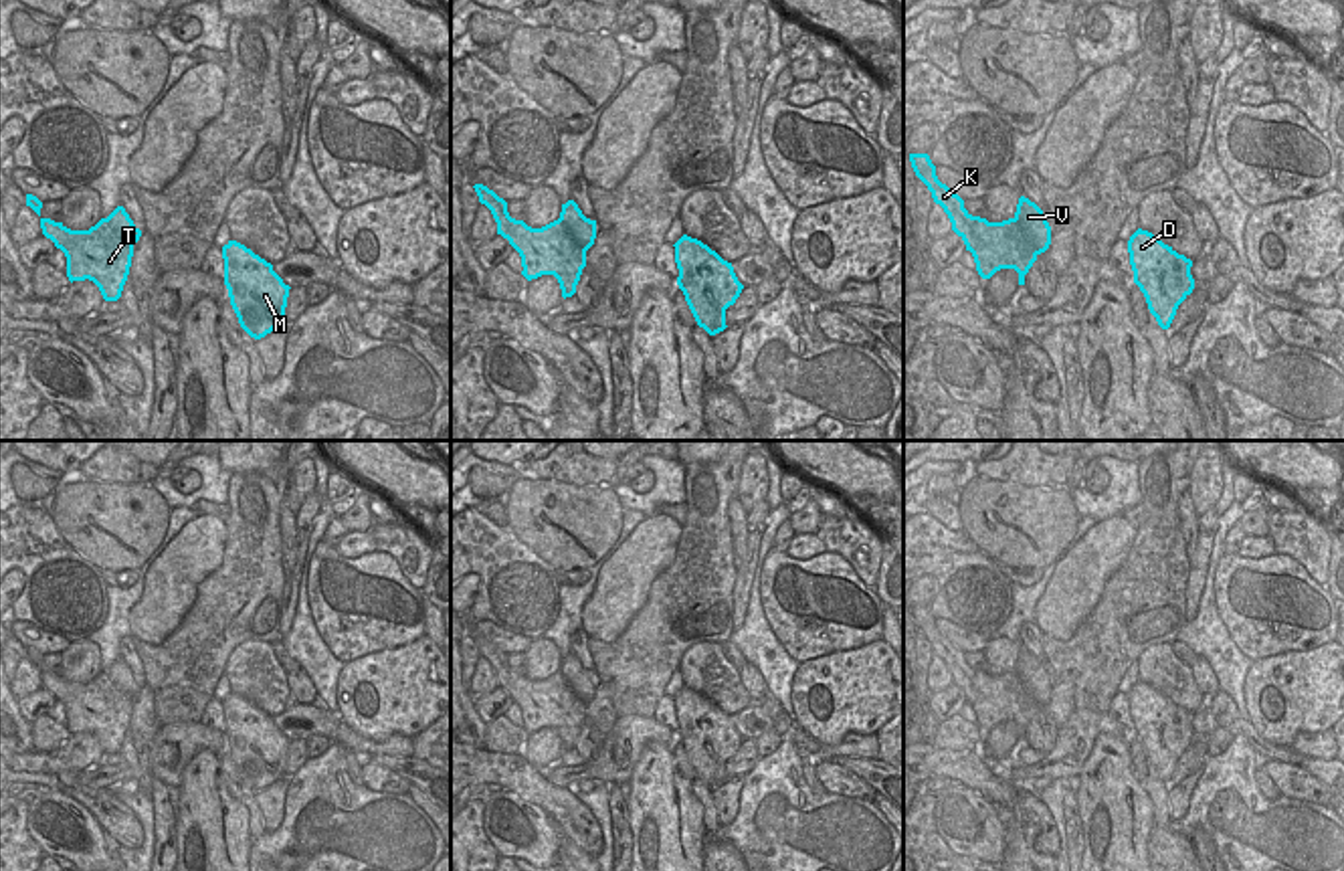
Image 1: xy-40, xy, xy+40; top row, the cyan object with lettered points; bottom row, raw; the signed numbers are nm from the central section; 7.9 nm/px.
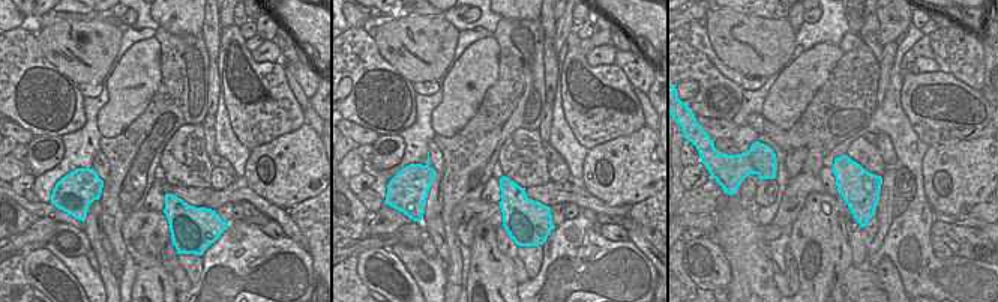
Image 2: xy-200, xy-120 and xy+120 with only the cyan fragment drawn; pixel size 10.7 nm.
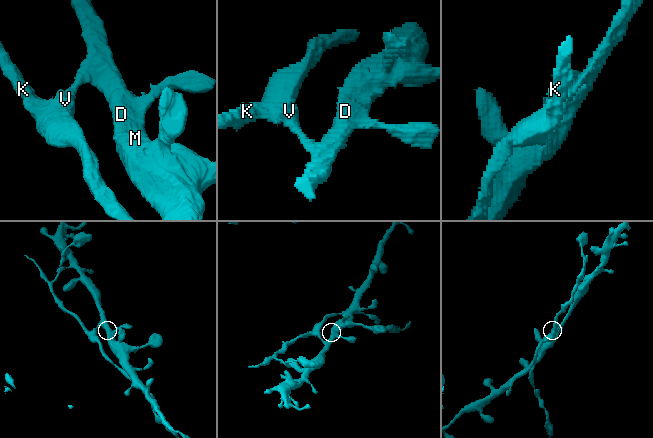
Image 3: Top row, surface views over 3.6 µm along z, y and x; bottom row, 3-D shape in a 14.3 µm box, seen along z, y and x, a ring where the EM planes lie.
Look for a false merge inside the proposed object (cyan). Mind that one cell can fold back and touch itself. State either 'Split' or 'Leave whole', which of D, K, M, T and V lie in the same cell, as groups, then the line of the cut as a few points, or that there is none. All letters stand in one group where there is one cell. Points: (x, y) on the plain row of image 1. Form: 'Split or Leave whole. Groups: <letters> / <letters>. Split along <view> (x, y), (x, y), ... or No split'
Split. Groups: D M V / K T. Split along xy+40 (1013, 671), (1039, 706).

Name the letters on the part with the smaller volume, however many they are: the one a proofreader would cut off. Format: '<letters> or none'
K, T

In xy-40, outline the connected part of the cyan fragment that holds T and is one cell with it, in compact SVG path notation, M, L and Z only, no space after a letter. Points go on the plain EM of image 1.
M40 669L40 681L67 709L69 734L93 734L105 754L117 754L129 728L133 697L117 689L105 671L89 683L71 683Z

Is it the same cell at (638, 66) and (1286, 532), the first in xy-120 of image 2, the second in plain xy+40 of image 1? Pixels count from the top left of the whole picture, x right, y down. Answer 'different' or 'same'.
same

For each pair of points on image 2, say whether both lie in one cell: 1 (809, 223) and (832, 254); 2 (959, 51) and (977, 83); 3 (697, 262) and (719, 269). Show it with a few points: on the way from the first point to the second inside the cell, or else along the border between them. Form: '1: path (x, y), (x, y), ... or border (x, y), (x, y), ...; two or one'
1: path (815, 230), (815, 236), (824, 247); one
2: path (964, 59), (973, 75); one
3: path (703, 262), (713, 266); one

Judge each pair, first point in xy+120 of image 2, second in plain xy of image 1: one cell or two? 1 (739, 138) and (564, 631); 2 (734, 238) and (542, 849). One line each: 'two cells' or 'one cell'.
1: two cells
2: two cells

